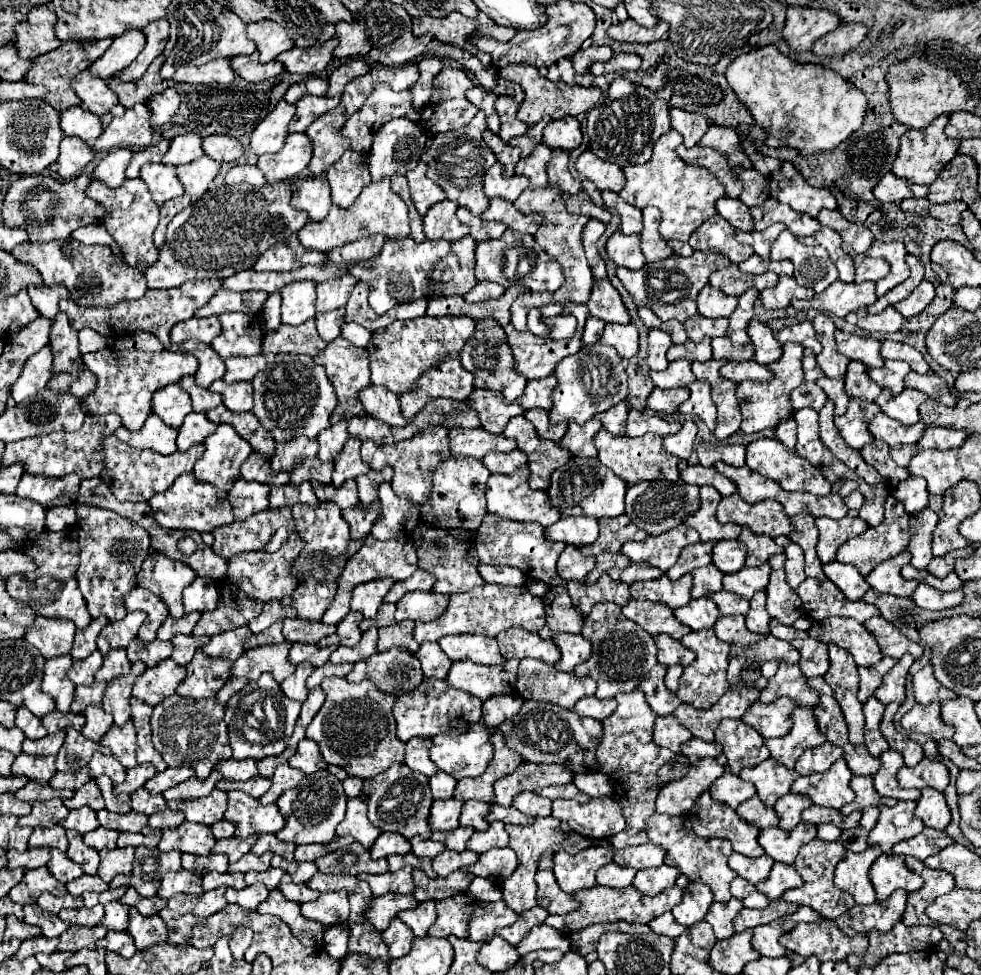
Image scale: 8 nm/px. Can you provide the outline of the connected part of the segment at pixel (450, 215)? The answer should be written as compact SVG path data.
M442 201L428 209L424 215L424 233L426 239L446 239L446 241L458 241L460 237L466 237L470 229L462 225L456 217L456 201Z

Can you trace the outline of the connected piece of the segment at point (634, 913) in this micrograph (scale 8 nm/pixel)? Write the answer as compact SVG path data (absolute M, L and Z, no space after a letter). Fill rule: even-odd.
M596 885L592 889L576 891L574 897L580 901L580 907L576 911L570 911L570 913L564 913L564 915L550 915L544 923L554 927L556 931L560 931L564 935L580 931L580 929L584 929L584 927L588 927L592 923L612 923L612 921L648 923L654 917L658 917L658 915L662 915L666 911L672 911L672 907L682 901L682 889L674 885L670 889L664 889L658 895L646 895L646 893L640 893L634 885L628 885L626 889L612 889L612 887Z

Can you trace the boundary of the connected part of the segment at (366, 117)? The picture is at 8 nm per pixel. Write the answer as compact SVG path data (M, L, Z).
M380 83L376 87L376 95L368 97L362 109L358 109L346 121L340 133L352 141L354 151L368 153L380 125L396 117L408 117L417 122L422 117L422 109L416 109L412 105L412 93L408 89L396 93L388 85Z

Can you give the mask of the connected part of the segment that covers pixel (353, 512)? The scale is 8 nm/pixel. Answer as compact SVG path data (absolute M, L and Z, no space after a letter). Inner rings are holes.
M374 501L366 509L358 503L352 509L344 509L342 515L350 525L350 537L352 539L362 539L362 537L370 535L370 529L372 529L376 517L380 515L380 501Z

